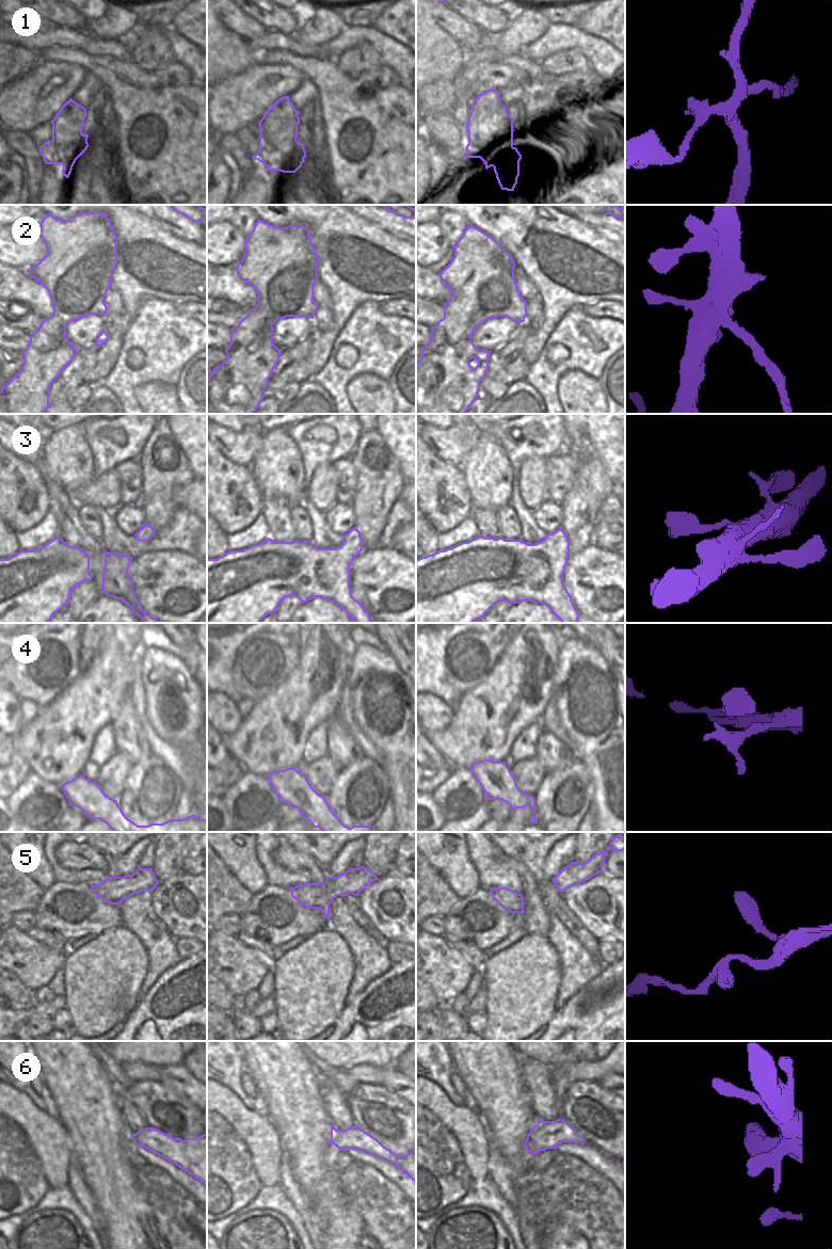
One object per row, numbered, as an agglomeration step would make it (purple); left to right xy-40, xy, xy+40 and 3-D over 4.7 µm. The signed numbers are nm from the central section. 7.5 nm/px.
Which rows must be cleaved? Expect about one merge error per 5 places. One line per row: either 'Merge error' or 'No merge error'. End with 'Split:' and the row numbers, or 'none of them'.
1: Merge error
2: No merge error
3: No merge error
4: No merge error
5: No merge error
6: No merge error
Split: 1.

